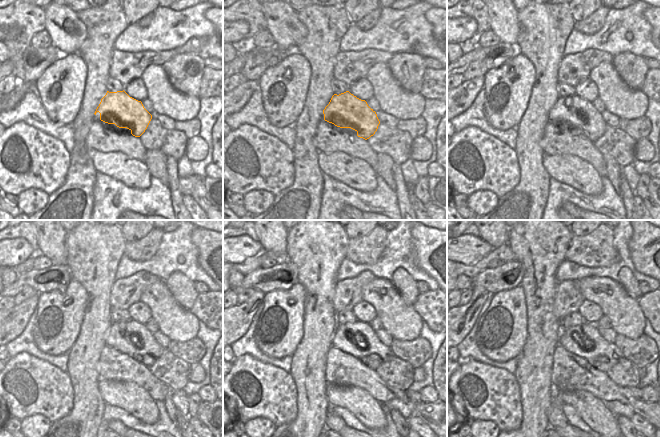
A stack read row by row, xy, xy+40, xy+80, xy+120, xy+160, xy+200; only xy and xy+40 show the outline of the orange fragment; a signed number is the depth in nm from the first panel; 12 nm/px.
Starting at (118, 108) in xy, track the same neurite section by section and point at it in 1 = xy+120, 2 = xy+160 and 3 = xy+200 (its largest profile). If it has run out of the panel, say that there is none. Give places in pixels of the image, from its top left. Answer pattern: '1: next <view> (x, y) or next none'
1: next xy+120 (132, 338)
2: next xy+160 (358, 339)
3: next xy+200 (589, 344)

